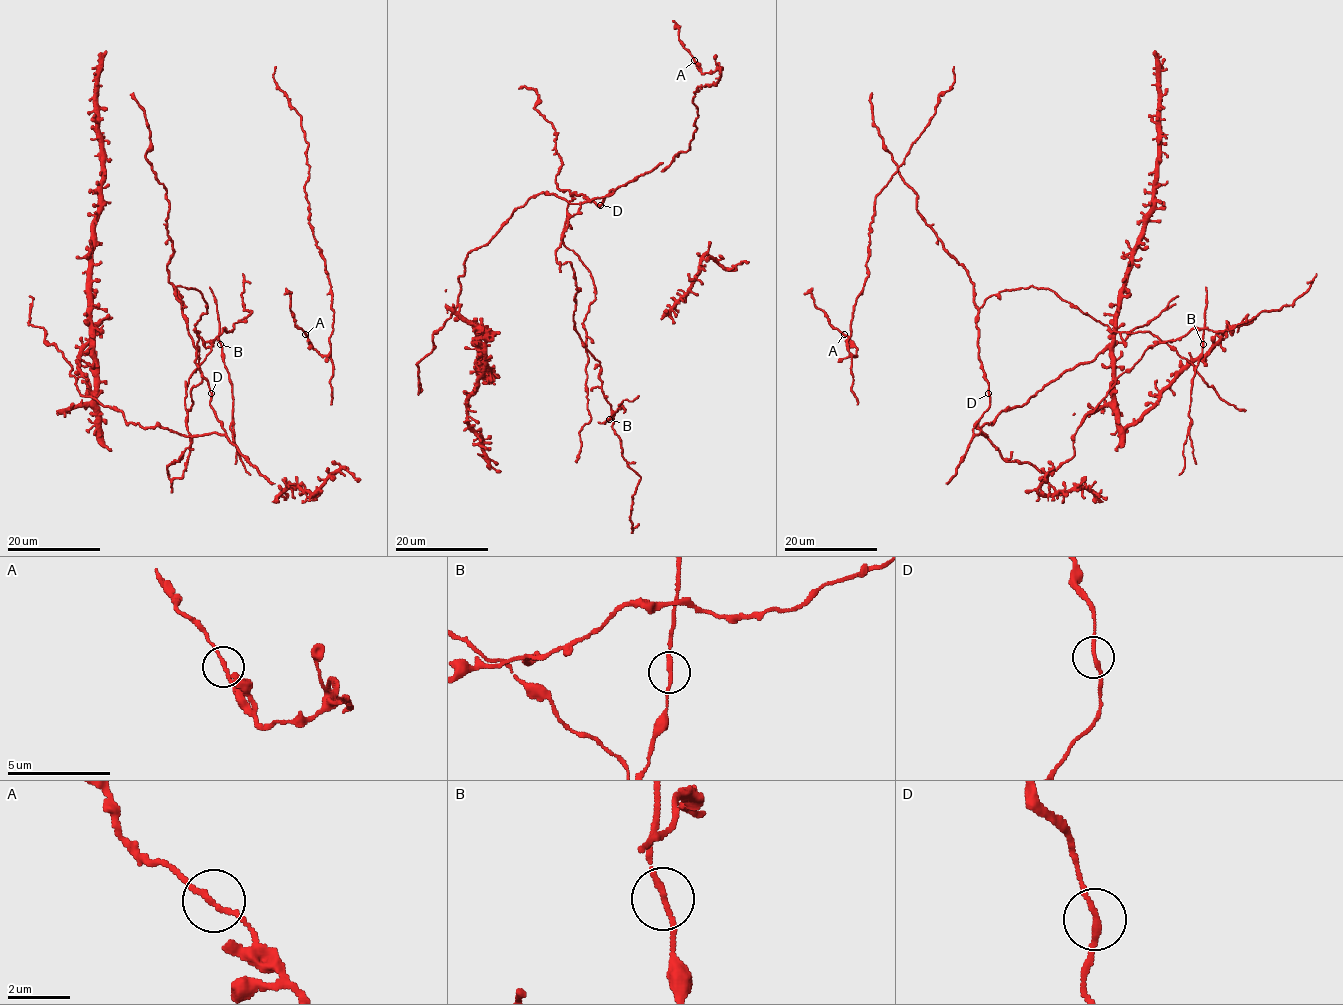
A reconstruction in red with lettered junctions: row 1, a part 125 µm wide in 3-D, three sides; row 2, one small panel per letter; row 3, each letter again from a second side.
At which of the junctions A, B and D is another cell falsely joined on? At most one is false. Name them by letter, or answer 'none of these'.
none of these

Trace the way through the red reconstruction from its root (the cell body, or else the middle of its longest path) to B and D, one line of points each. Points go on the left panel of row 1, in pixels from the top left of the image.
B: (173, 462), (167, 474), (180, 478), (190, 447), (186, 386), (224, 328), (219, 328), (221, 343)
D: (173, 462), (179, 461), (194, 437), (225, 433), (210, 406), (211, 393)

